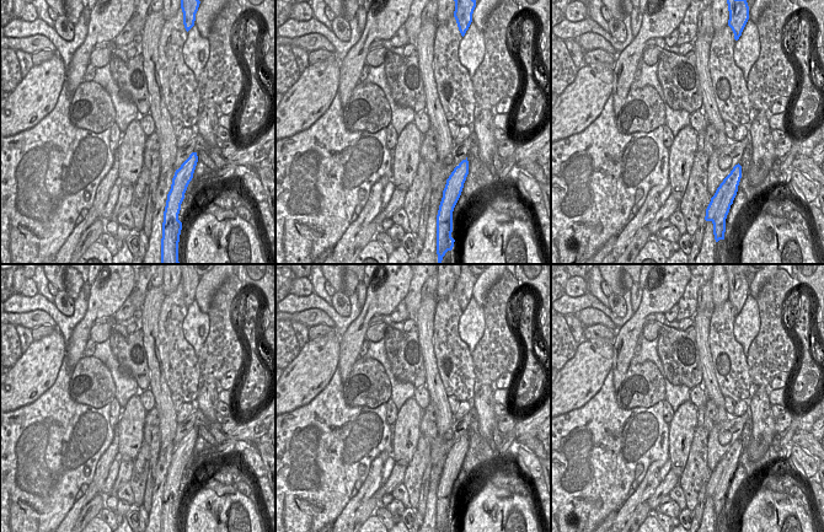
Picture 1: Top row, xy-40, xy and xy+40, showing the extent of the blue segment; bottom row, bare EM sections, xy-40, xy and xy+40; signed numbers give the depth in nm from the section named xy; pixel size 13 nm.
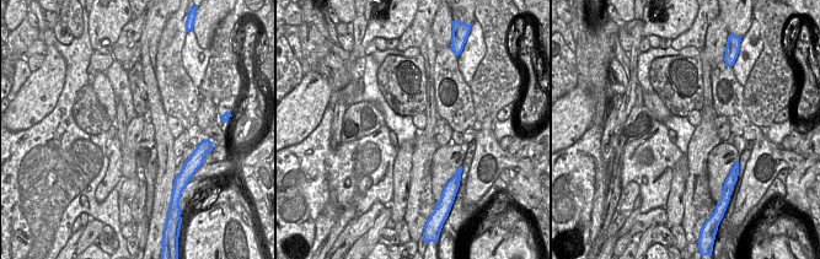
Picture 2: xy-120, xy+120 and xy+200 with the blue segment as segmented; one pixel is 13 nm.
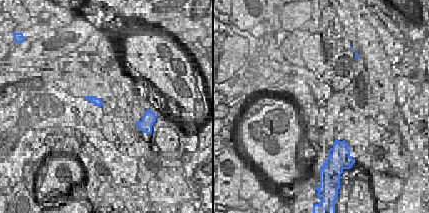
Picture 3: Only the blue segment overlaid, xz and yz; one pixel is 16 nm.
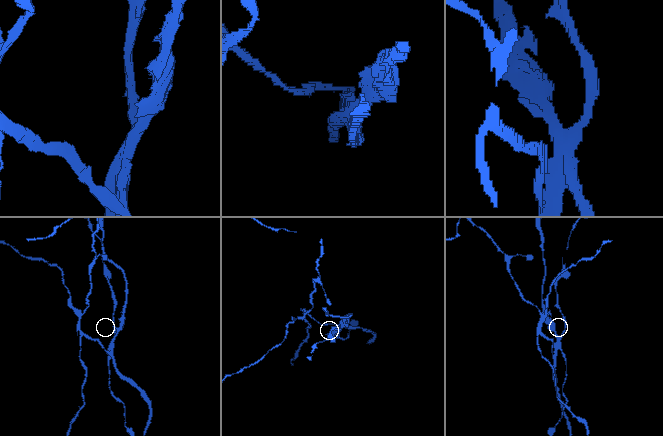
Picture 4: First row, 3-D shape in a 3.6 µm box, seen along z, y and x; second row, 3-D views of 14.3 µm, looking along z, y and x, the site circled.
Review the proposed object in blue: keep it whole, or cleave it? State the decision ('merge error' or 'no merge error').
merge error

